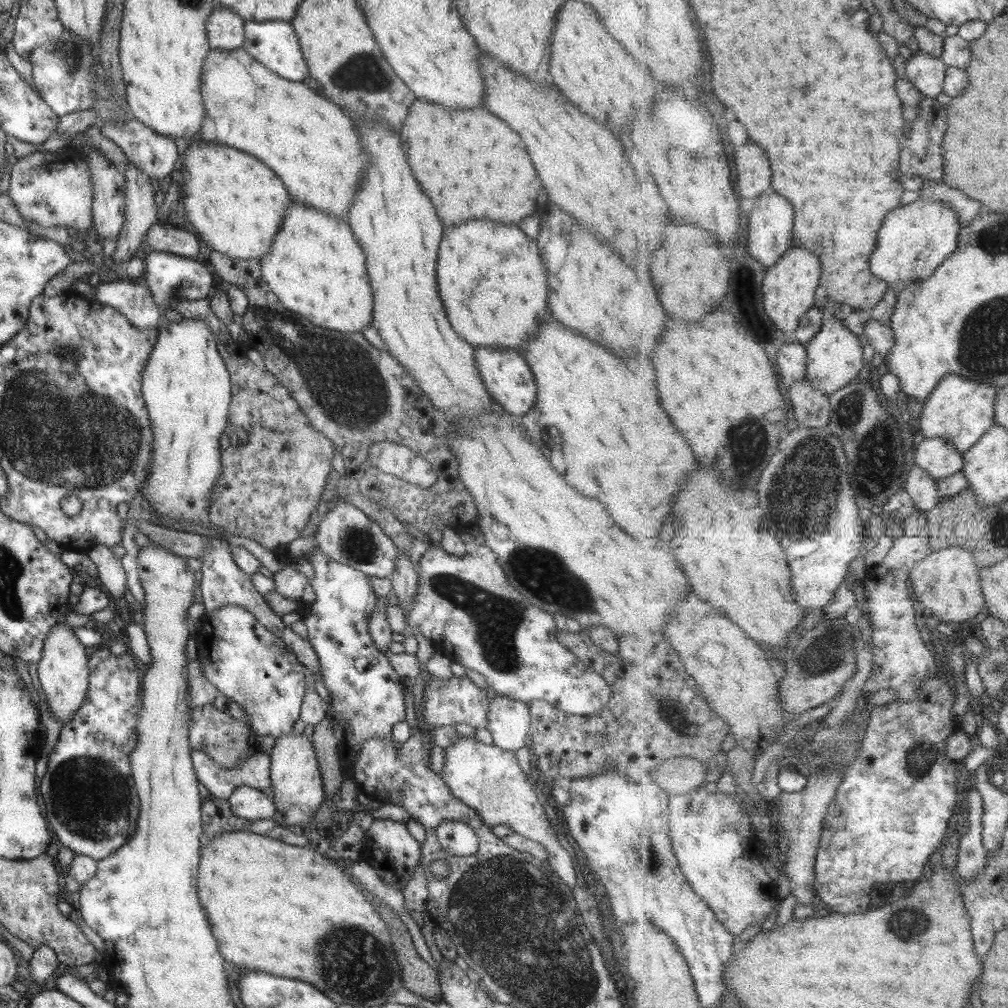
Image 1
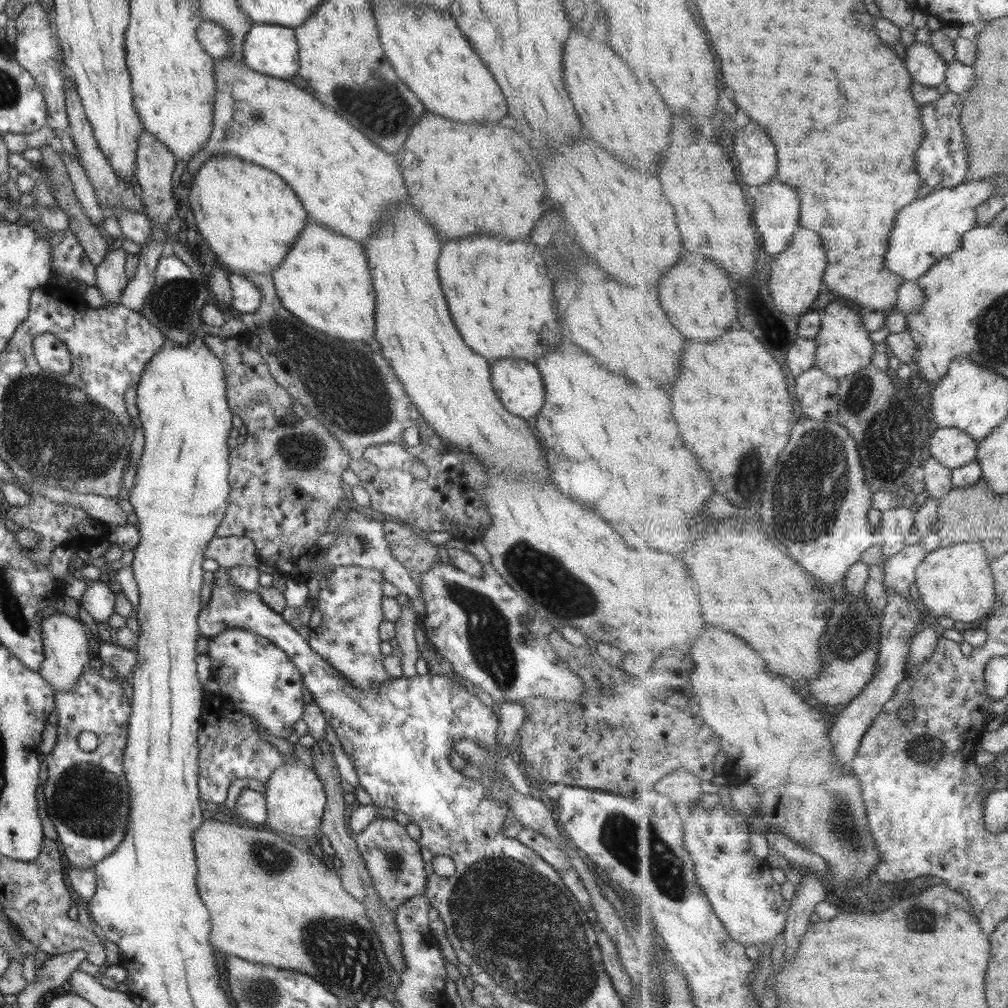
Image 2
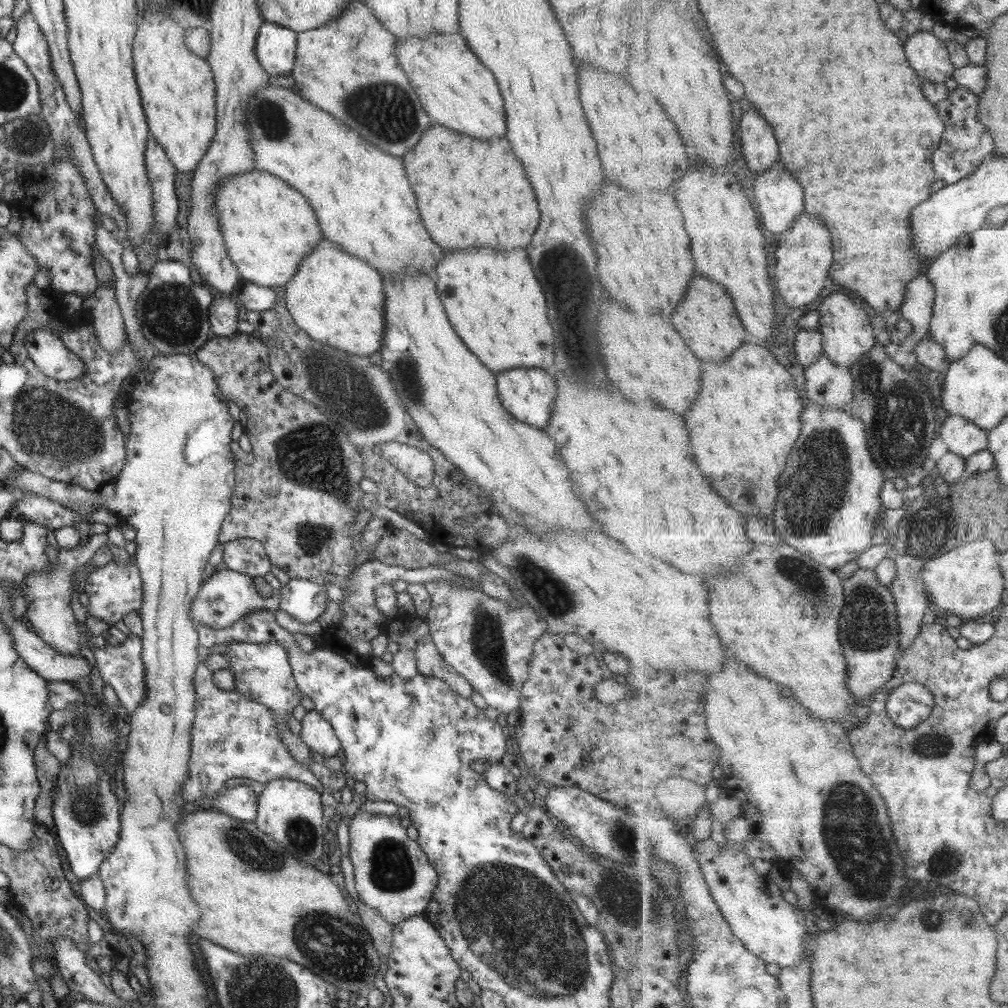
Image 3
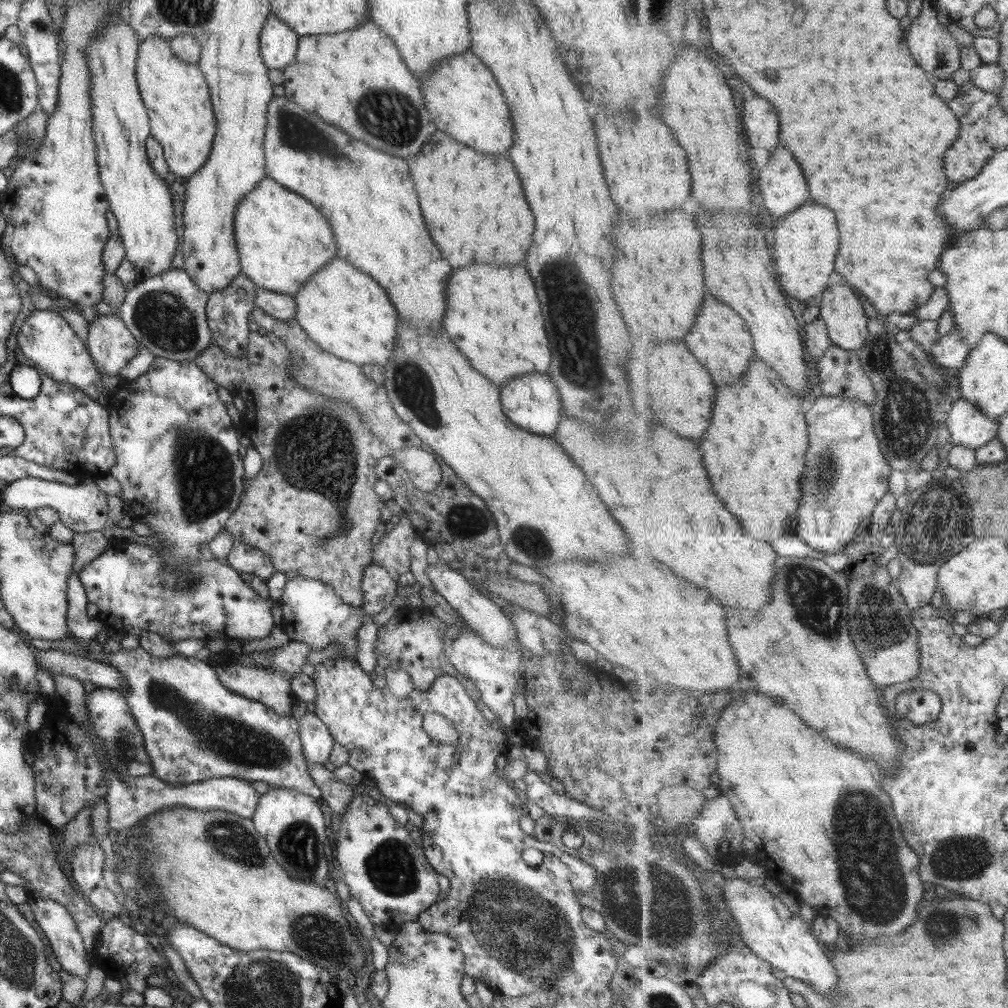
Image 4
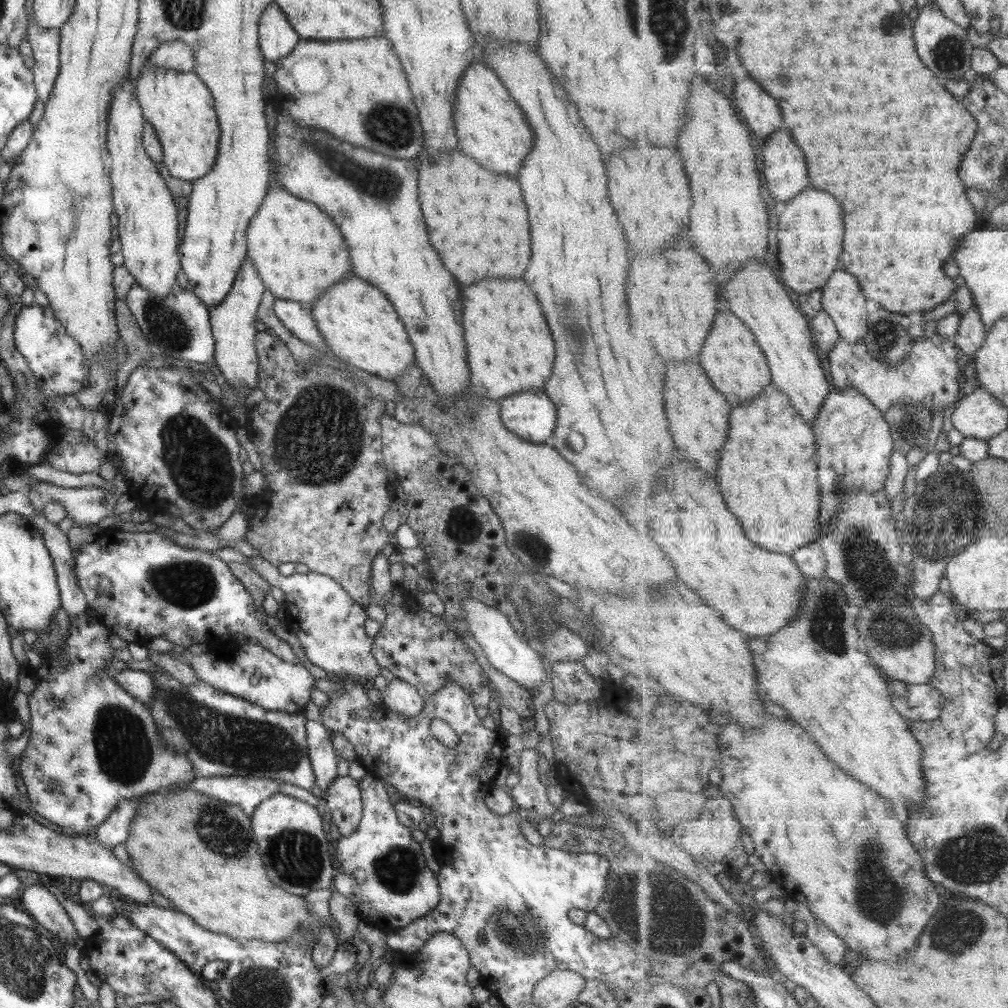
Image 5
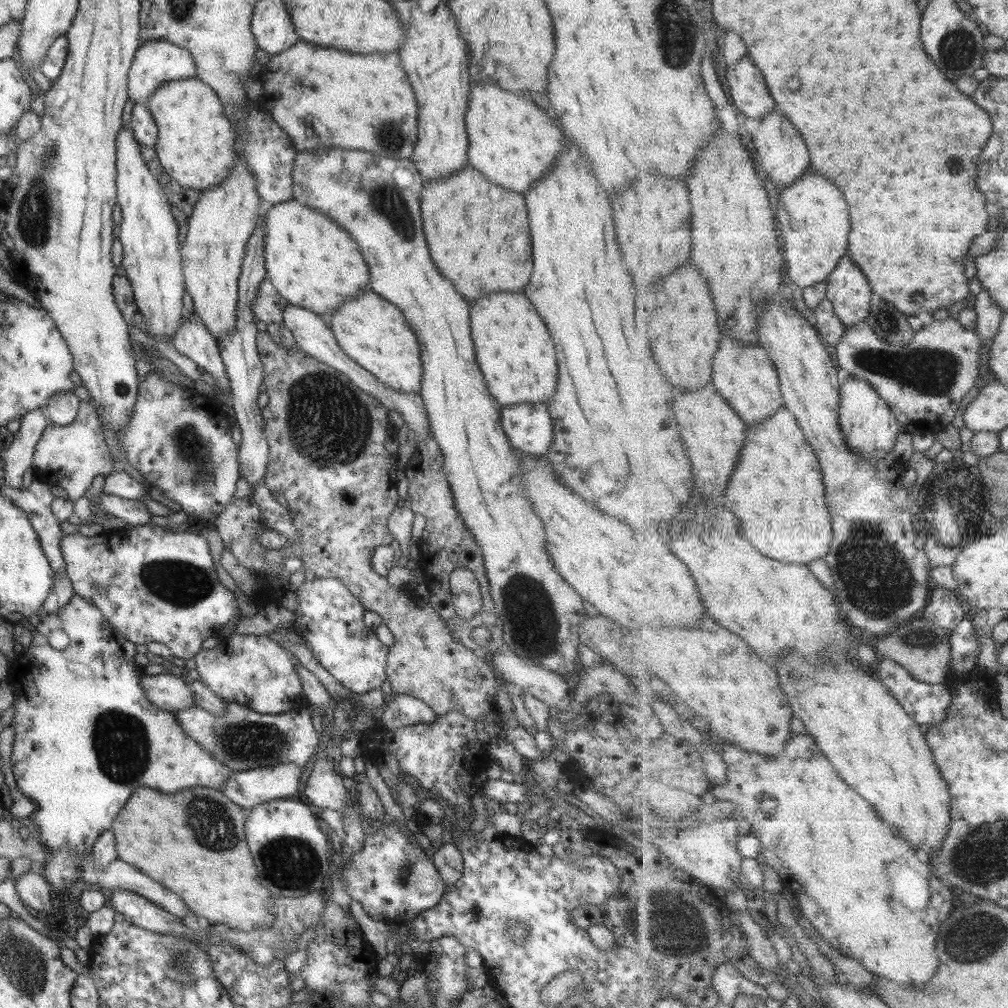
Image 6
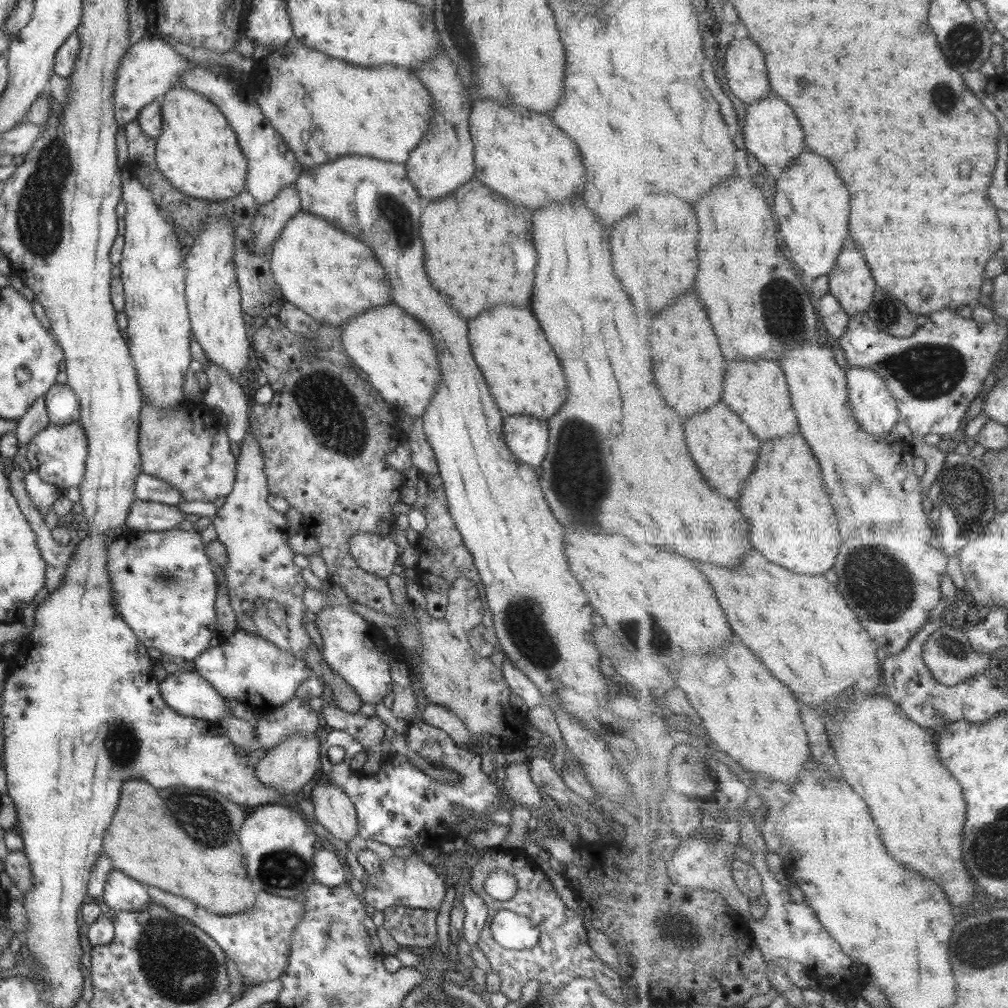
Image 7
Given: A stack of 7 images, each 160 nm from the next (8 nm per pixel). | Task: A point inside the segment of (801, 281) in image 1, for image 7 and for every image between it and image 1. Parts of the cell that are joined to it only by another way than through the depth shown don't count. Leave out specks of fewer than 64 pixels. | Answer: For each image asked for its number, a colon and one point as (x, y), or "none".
2: (796, 276)
3: (804, 257)
4: (806, 241)
5: (810, 232)
6: (813, 216)
7: (813, 204)

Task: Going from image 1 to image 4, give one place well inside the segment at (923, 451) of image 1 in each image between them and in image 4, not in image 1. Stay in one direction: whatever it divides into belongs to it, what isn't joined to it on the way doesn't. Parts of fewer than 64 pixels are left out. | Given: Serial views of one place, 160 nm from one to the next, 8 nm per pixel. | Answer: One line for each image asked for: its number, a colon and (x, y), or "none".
2: (953, 447)
3: (961, 436)
4: (968, 426)

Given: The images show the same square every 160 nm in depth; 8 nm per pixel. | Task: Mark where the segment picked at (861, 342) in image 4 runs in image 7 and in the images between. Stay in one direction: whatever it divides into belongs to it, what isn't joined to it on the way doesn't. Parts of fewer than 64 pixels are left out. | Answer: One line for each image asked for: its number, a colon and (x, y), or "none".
5: (843, 298)
6: (849, 289)
7: (852, 282)

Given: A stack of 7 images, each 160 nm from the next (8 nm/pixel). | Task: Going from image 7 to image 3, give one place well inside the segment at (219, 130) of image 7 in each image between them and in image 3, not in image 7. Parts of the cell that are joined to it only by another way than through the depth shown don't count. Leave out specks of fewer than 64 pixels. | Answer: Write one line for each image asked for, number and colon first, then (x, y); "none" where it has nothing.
3: (175, 86)
4: (175, 96)
5: (177, 105)
6: (195, 146)

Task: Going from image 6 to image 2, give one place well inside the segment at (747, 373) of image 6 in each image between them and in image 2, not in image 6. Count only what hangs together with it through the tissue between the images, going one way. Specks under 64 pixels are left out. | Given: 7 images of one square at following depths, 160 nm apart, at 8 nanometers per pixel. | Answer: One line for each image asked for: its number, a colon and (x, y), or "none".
2: (697, 294)
3: (707, 318)
4: (722, 340)
5: (732, 356)

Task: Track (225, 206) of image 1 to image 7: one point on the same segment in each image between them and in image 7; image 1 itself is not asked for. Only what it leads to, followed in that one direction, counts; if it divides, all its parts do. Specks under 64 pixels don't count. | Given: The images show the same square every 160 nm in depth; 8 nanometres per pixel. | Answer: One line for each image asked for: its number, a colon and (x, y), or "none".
2: (249, 217)
3: (267, 227)
4: (280, 238)
5: (297, 252)
6: (311, 262)
7: (330, 276)

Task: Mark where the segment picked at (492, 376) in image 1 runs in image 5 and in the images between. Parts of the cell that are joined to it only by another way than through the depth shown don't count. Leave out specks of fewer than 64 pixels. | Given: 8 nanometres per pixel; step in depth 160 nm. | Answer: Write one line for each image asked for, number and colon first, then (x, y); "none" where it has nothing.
2: (516, 382)
3: (527, 395)
4: (530, 401)
5: (530, 415)

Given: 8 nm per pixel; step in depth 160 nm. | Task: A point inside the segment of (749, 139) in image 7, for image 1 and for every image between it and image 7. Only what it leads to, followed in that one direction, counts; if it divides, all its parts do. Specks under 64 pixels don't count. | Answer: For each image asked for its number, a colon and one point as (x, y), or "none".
1: (770, 232)
2: (776, 214)
3: (779, 197)
4: (783, 187)
5: (785, 168)
6: (783, 154)

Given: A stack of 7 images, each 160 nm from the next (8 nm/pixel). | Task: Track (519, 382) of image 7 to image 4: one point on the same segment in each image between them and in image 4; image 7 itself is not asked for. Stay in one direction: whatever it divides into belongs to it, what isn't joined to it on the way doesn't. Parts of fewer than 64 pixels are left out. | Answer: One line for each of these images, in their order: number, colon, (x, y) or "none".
4: (492, 315)
5: (508, 349)
6: (515, 355)

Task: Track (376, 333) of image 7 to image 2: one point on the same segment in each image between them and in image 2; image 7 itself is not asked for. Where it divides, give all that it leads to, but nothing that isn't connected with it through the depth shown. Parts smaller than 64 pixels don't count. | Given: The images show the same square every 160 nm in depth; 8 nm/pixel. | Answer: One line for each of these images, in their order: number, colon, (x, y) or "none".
2: (323, 279)
3: (335, 297)
4: (345, 312)
5: (357, 323)
6: (369, 330)

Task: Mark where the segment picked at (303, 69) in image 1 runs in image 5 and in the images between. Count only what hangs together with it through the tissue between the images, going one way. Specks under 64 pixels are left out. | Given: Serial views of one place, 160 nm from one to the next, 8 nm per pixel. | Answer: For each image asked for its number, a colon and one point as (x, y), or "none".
2: (272, 50)
3: (274, 49)
4: (277, 42)
5: (276, 39)

